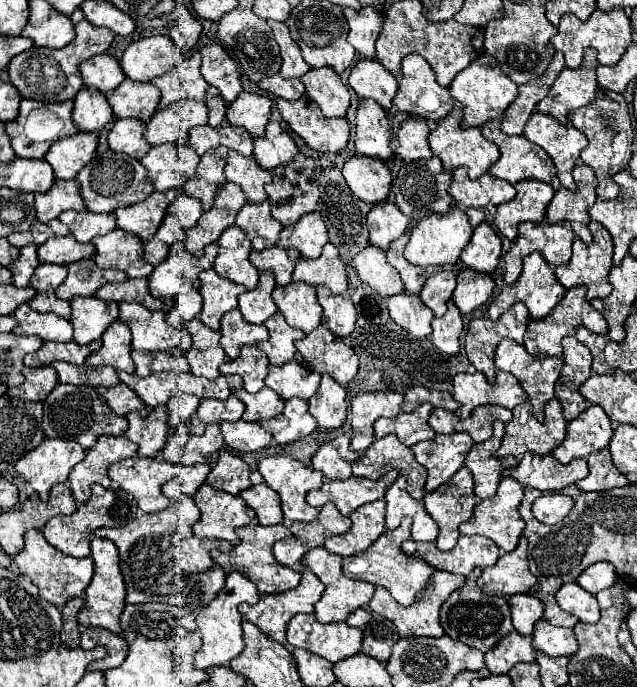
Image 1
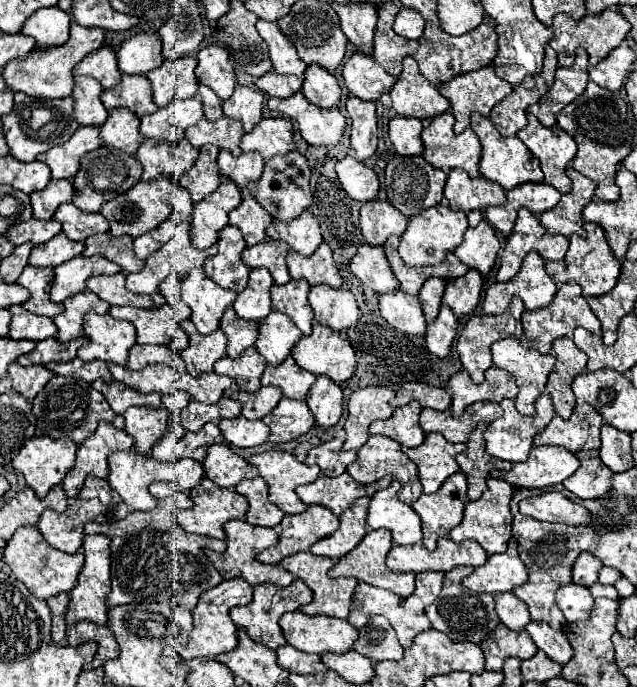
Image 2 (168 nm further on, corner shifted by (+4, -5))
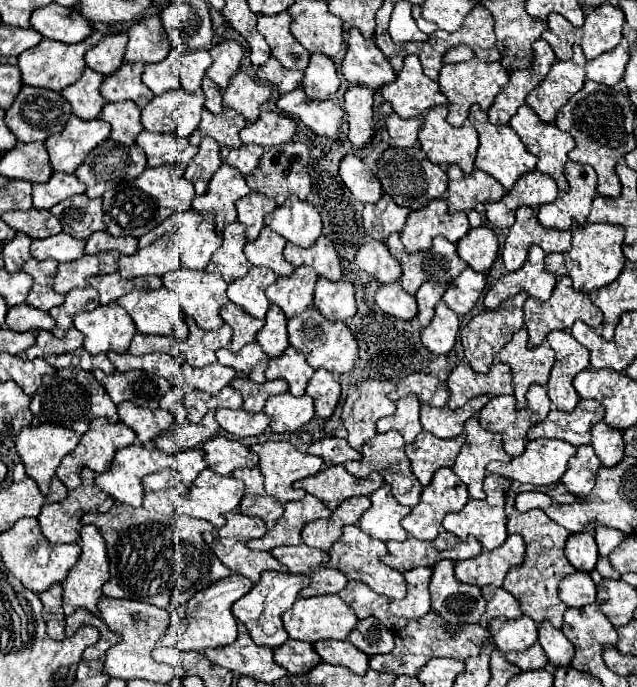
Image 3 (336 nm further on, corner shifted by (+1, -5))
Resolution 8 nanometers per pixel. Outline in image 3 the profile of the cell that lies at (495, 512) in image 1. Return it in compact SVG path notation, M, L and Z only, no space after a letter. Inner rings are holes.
M489 473L489 475L485 477L485 481L483 481L483 491L485 491L487 497L485 497L483 501L469 499L467 505L465 505L461 511L445 515L443 527L445 527L449 533L457 535L460 541L464 541L466 537L473 535L473 537L483 545L483 549L489 549L489 551L491 551L491 549L497 549L497 547L505 541L505 537L507 537L507 529L505 529L507 519L505 519L505 509L503 509L503 507L505 507L505 495L507 495L509 485L511 485L509 479L505 479L505 477L501 477L501 475Z

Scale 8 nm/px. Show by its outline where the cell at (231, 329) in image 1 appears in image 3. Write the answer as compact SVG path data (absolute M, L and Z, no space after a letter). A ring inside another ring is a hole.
M229 303L225 307L221 307L219 311L221 319L231 325L233 329L233 337L231 337L231 351L239 351L245 343L255 341L257 331L263 327L261 319L255 319L253 315L245 313L243 309L239 309L237 305Z

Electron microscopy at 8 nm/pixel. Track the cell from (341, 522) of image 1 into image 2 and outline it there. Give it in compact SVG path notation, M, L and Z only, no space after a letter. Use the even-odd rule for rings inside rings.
M312 505L300 515L284 515L280 527L282 535L276 547L270 547L258 555L258 561L278 565L284 557L308 551L316 541L328 537L338 529L340 521L326 507Z

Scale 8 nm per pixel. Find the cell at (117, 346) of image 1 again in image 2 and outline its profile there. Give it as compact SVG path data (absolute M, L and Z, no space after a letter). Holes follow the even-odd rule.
M90 313L84 317L84 331L86 337L90 337L90 343L78 349L78 357L82 361L90 363L94 359L102 359L126 365L128 351L136 343L136 329L132 323L114 321L108 313Z

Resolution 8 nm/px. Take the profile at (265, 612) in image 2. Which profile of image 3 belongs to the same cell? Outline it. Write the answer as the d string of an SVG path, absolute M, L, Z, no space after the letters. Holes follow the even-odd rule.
M265 571L261 573L259 583L255 583L251 587L251 591L241 597L237 603L233 603L233 615L247 627L251 639L257 645L265 645L265 647L279 647L281 643L285 643L289 639L287 631L283 629L281 623L281 615L295 603L299 591L303 587L309 585L309 577L305 575L291 575L291 573L281 573L281 571Z

